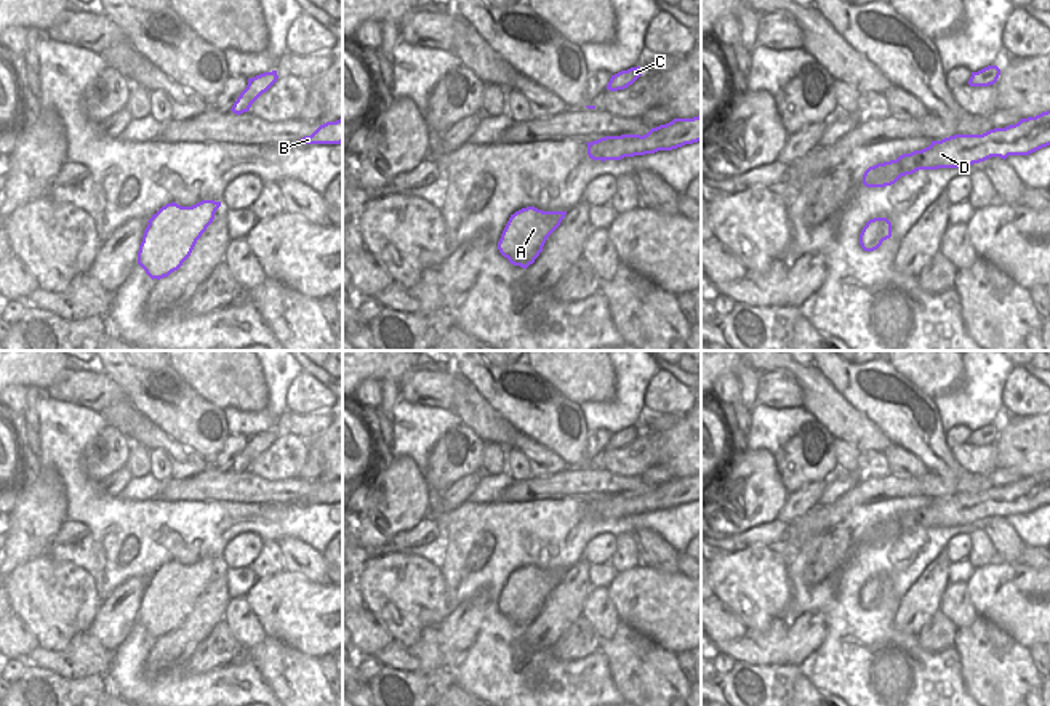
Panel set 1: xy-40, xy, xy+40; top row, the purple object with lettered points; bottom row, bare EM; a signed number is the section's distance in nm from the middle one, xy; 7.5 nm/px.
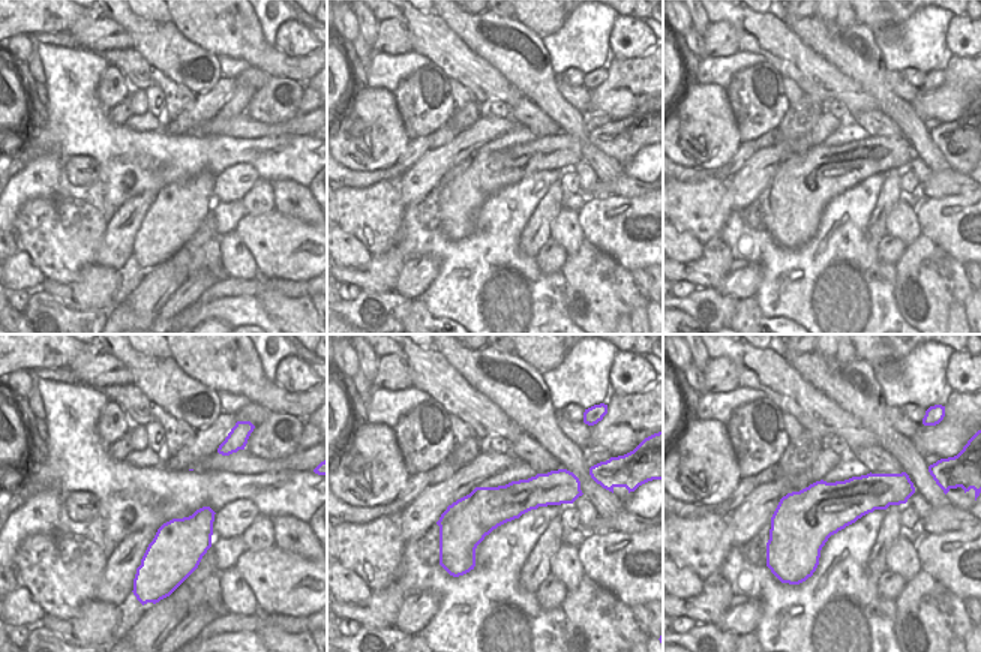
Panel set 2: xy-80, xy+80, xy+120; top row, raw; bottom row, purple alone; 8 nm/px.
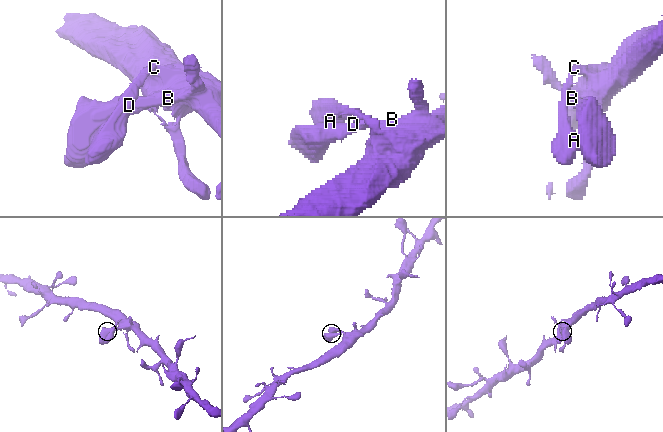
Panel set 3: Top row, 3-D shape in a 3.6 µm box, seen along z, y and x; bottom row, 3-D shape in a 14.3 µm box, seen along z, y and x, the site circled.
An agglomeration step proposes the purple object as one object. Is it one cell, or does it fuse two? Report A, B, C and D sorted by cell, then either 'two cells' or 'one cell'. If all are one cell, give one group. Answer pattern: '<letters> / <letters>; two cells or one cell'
A B C D; one cell

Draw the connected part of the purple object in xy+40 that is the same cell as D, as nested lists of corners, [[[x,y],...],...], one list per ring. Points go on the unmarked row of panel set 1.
[[[1050,469],[983,493],[954,493],[932,499],[922,509],[869,525],[863,533],[863,543],[885,546],[919,528],[970,525],[991,515],[1005,519],[1008,514],[1029,514],[1047,504],[1050,504]]]

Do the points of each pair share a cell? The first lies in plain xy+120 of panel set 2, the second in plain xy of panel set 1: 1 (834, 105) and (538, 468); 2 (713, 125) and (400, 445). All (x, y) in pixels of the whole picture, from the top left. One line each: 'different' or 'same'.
1: different
2: different

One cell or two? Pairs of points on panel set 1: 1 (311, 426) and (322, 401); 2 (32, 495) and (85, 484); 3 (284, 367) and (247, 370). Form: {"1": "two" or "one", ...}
{"1": "two", "2": "two", "3": "two"}

